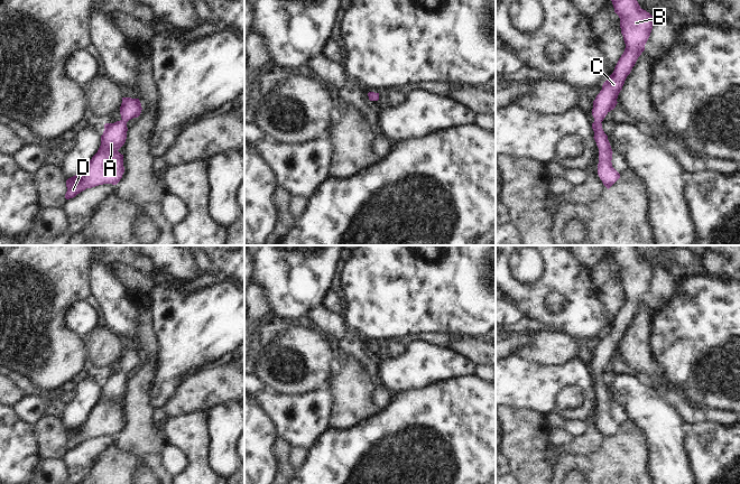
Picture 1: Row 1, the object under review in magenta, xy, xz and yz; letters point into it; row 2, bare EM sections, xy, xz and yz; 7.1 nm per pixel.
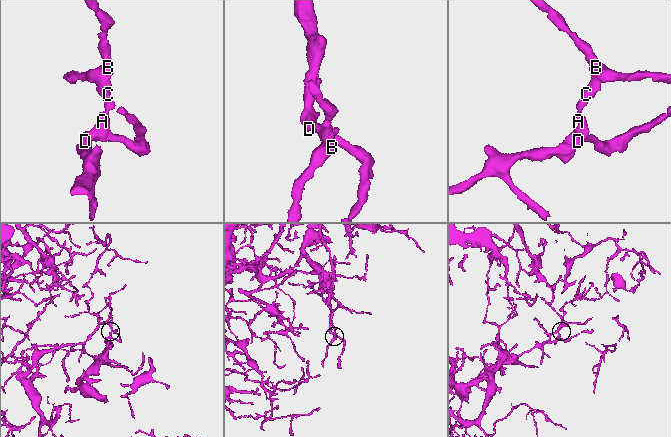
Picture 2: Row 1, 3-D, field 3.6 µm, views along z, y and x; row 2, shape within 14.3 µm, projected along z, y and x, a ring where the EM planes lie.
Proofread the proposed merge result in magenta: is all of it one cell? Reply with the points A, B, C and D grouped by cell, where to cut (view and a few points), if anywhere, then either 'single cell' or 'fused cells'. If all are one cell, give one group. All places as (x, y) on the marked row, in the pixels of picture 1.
A B C D; no cut; single cell

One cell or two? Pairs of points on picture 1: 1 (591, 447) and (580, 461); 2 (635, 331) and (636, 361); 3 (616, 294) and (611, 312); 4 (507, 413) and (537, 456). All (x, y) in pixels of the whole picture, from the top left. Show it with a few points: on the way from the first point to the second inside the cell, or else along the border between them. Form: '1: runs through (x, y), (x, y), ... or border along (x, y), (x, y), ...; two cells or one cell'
1: border along (607, 441), (590, 456), (567, 453), (557, 456); two cells
2: runs through (636, 338), (636, 353); one cell
3: runs through (612, 298), (611, 307); one cell
4: runs through (517, 424), (524, 430), (525, 444), (527, 446); one cell

